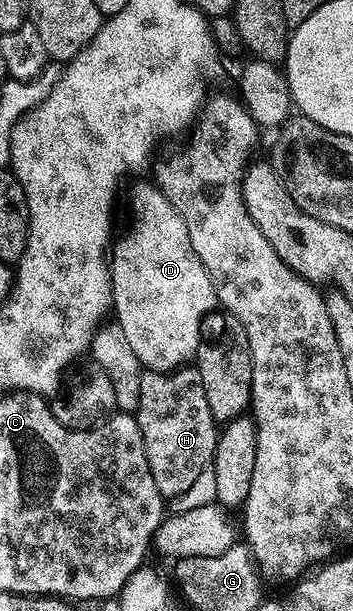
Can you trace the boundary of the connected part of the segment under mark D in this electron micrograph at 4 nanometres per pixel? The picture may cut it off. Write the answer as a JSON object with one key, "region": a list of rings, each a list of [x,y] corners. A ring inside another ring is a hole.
{"region":[[[155,182],[136,183],[132,187],[132,220],[128,223],[128,232],[117,243],[115,240],[111,244],[110,278],[112,281],[110,307],[114,313],[116,310],[116,315],[114,315],[115,322],[119,323],[122,333],[126,333],[126,338],[130,341],[130,346],[134,349],[134,353],[138,356],[141,367],[150,371],[173,372],[181,365],[187,364],[195,356],[200,344],[200,326],[202,321],[212,311],[217,310],[216,290],[210,281],[210,273],[206,273],[202,261],[198,261],[198,253],[194,253],[194,245],[190,245],[190,233],[186,229],[186,221],[182,221],[178,209],[174,209],[174,205],[170,205],[170,201],[166,201],[166,197],[160,192],[160,188],[156,186]]]}

